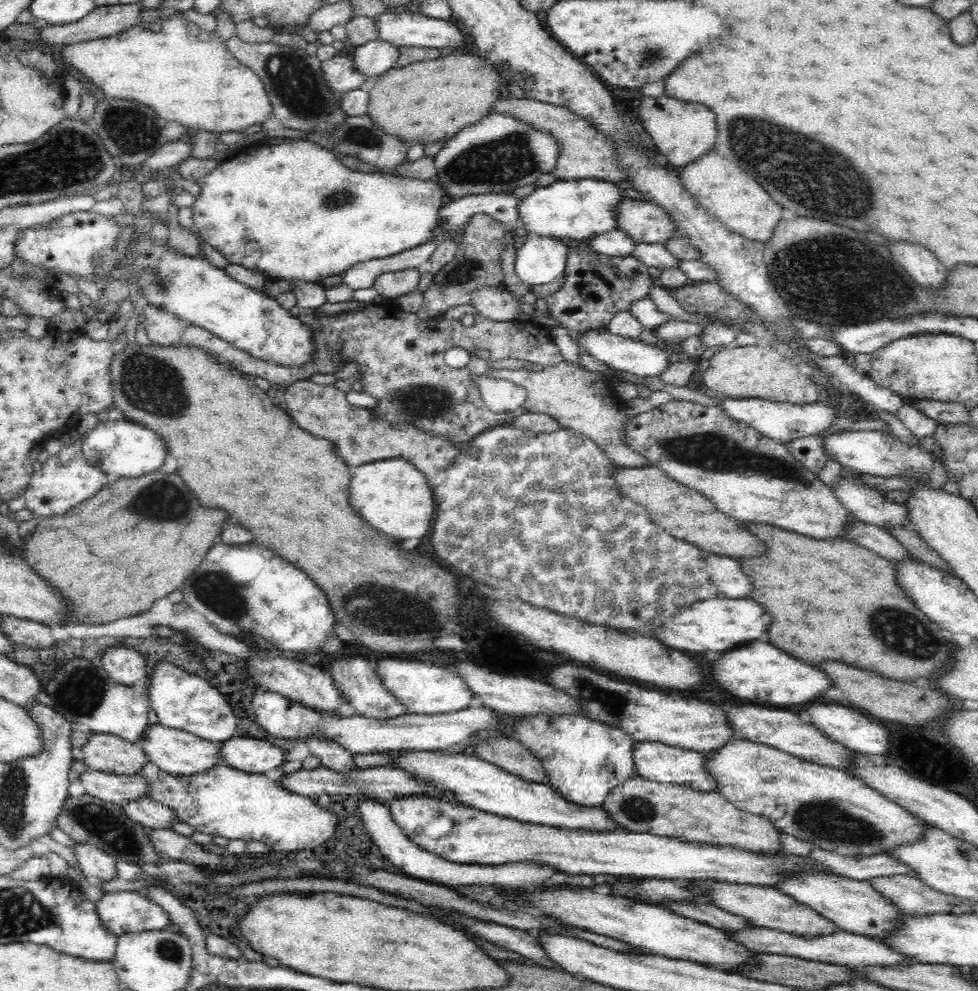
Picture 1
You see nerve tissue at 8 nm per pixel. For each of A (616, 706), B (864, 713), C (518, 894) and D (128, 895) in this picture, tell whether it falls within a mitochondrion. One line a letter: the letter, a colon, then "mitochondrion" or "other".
A: mitochondrion
B: other
C: other
D: other

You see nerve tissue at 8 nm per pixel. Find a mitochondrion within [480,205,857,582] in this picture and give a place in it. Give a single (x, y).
(711, 451)

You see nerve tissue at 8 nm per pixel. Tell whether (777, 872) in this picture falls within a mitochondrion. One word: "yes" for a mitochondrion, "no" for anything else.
no

